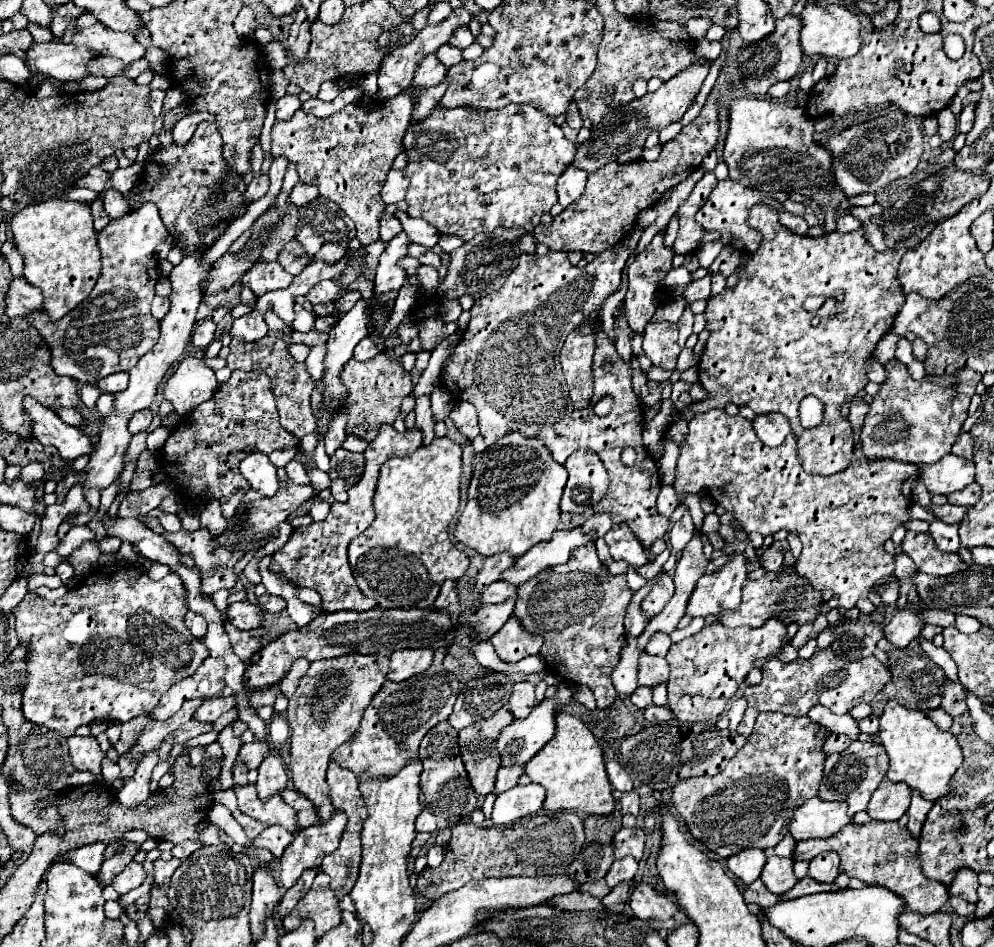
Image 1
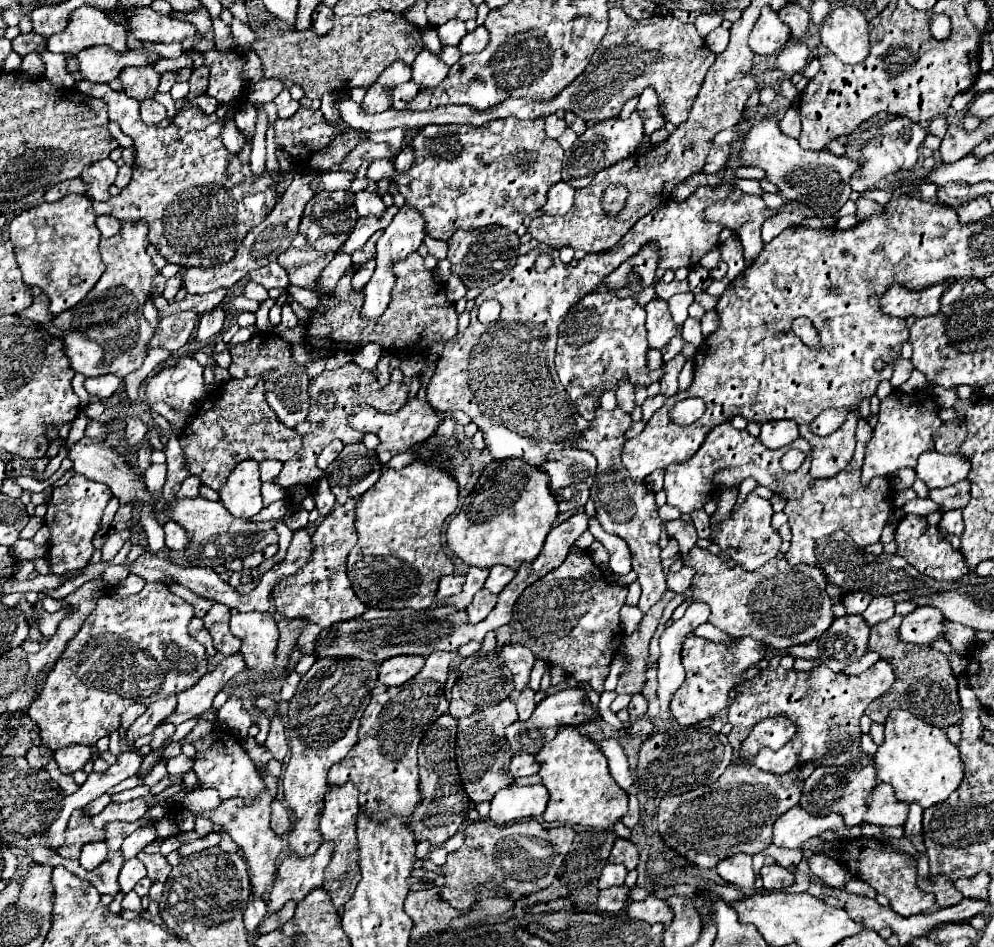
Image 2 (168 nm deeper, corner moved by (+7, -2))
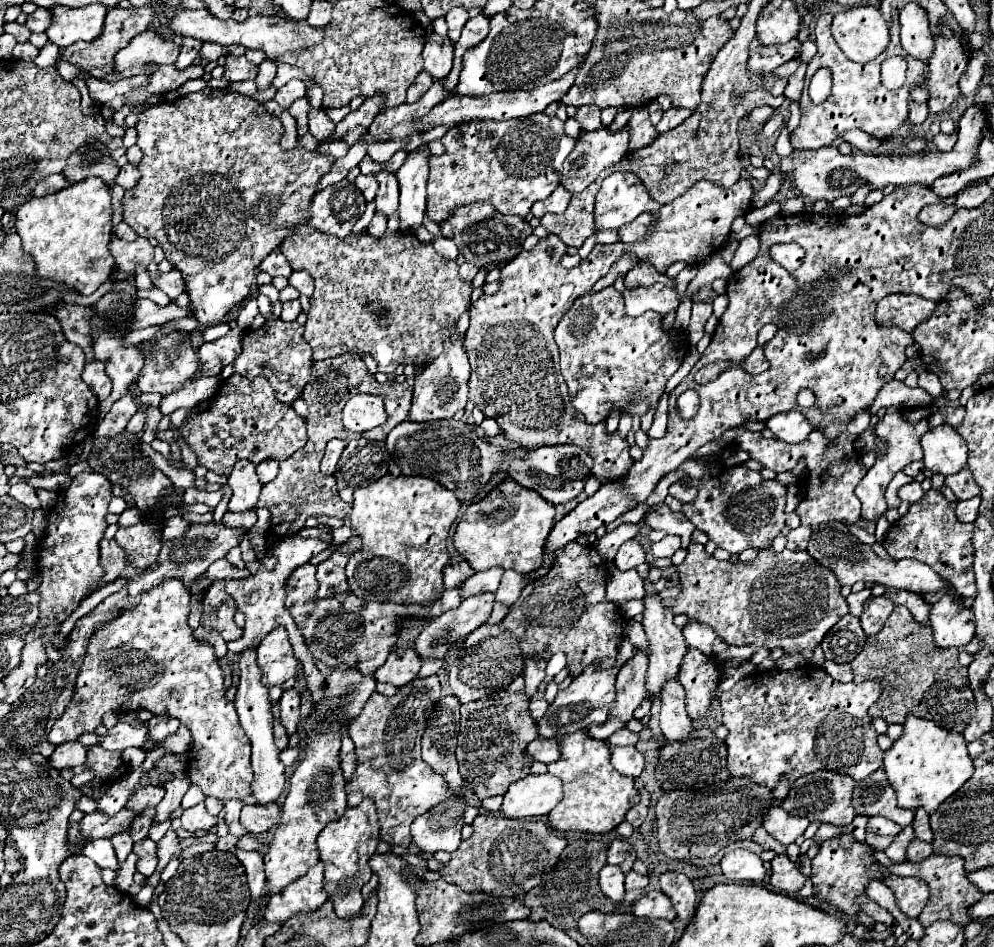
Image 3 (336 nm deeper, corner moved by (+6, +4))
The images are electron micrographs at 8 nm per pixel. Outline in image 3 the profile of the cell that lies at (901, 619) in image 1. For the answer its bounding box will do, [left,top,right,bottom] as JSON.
[930,596,976,646]

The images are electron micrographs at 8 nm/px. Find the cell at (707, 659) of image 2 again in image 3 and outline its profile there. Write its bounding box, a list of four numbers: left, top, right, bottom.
[678,648,722,720]

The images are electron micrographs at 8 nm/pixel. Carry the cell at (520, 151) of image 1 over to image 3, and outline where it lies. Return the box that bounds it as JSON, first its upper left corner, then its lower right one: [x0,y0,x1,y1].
[428,114,576,224]

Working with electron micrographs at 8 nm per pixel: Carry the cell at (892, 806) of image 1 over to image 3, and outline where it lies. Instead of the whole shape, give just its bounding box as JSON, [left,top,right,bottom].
[854,768,914,826]

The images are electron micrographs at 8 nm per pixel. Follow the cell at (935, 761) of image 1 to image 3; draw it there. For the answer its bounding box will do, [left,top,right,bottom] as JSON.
[884,714,974,814]

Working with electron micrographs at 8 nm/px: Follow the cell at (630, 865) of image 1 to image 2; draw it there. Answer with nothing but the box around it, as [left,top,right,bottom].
[599,864,627,888]

